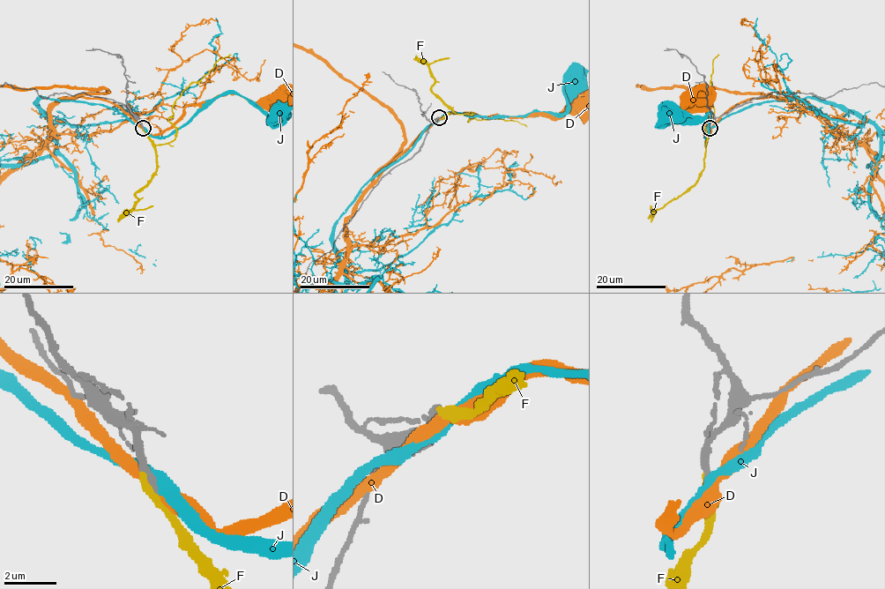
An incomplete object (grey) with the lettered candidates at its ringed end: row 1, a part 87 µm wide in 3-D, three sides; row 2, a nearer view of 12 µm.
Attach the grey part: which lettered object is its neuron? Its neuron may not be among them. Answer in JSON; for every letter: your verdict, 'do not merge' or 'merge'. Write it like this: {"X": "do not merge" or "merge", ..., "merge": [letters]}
{"D": "do not merge", "F": "merge", "J": "do not merge", "merge": ["F"]}

